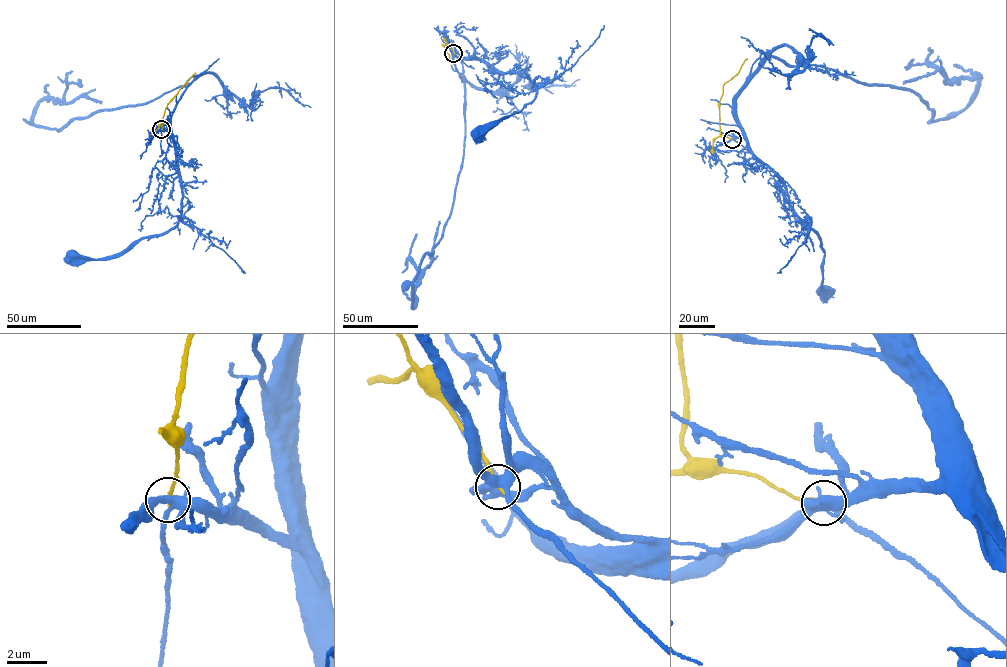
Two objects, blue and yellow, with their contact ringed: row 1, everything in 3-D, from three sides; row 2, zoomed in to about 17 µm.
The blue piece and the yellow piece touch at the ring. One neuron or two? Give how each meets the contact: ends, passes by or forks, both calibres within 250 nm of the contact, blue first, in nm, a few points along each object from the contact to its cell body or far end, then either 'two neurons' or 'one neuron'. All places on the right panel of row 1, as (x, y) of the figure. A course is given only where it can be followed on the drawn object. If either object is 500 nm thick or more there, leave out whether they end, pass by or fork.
blue forks | yellow ends | 380/140 nm | blue via (732, 138), (746, 140), (754, 155), (776, 175), (793, 213), (817, 231), (824, 256), (819, 291), (823, 289) | yellow via (732, 138), (720, 133), (719, 104), (724, 83), (738, 72), (747, 58) | two neurons

